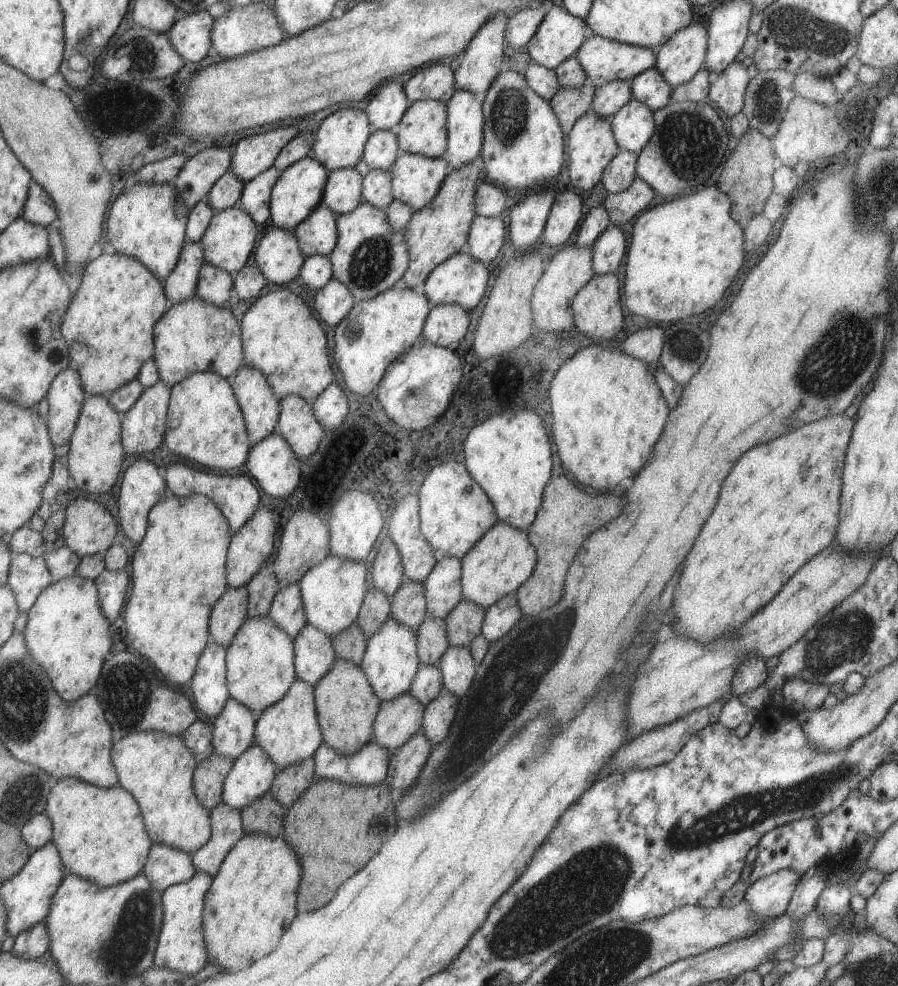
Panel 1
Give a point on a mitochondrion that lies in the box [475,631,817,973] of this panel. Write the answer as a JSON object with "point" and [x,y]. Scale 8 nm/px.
{"point":[572,897]}

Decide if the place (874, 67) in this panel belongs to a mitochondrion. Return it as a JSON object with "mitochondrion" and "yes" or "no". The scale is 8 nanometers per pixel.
{"mitochondrion":"no"}

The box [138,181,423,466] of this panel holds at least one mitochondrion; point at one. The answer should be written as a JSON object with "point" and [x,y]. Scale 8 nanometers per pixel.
{"point":[371,263]}

